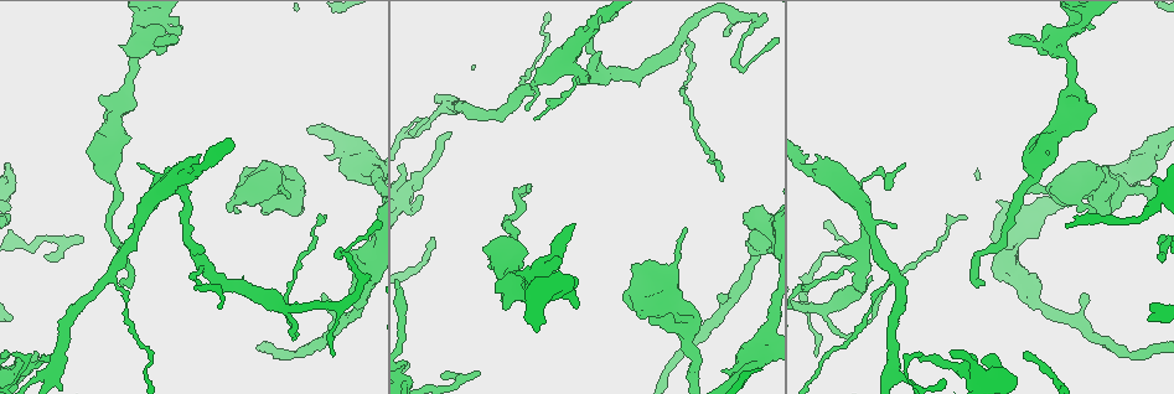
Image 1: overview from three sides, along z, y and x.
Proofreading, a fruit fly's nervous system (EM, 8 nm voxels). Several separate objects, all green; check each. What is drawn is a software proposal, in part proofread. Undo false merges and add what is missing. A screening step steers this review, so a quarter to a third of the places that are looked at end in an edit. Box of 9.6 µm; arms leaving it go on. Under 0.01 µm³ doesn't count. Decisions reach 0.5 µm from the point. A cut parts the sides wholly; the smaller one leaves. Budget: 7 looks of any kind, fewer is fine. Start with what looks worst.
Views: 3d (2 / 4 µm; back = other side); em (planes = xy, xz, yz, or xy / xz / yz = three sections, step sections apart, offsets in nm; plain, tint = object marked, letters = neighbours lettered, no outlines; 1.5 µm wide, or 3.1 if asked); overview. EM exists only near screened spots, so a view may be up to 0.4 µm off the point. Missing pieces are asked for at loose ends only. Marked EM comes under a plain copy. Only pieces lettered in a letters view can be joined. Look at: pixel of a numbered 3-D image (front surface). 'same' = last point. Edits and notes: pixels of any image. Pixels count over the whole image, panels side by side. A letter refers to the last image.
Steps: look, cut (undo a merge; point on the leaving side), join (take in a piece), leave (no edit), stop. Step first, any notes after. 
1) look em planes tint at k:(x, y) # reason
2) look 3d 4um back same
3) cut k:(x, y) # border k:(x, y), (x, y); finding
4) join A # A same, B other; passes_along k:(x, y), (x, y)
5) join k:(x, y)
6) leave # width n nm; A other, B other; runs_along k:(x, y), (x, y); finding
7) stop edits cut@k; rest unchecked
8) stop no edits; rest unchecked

look em planes tint at 1:(1008, 41) # an open end

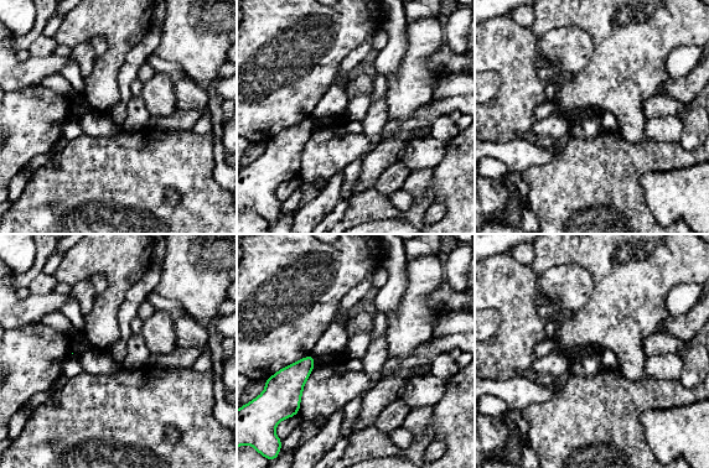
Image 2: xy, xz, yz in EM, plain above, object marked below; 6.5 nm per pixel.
look em planes letters same

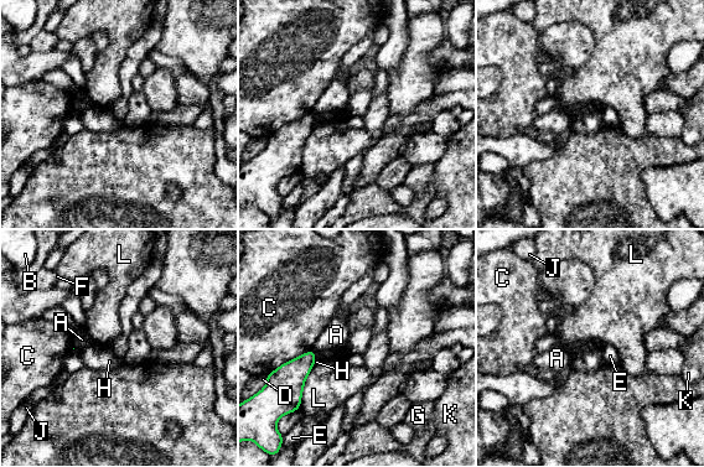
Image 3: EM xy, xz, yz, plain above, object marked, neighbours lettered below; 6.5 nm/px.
leave # A other, B other, C other, D other, E other, F other, G other, H other, J other, K other, L other; border 3:(310, 349), (281, 363), (265, 375); none of them fits

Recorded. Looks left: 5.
look 3d 2um at 1:(924, 358) # an open end

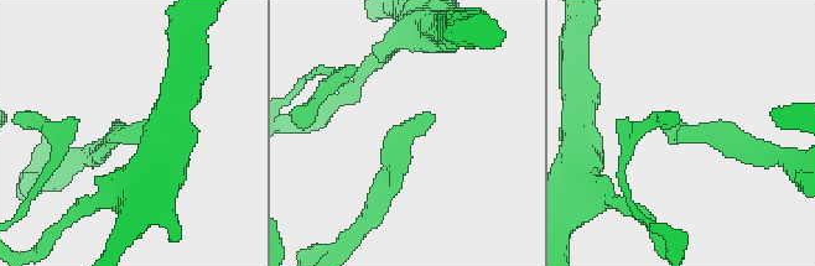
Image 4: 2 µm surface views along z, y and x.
look em xy step 8 letters at 4:(426, 121)

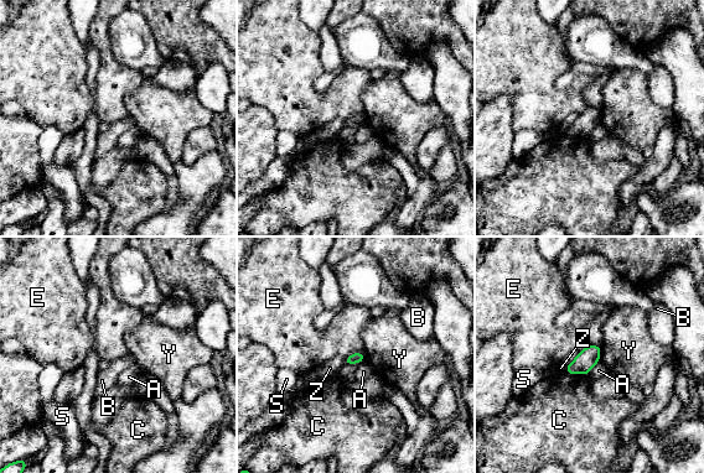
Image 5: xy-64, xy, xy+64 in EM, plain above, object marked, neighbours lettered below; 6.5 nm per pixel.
look em planes letters same # another direction

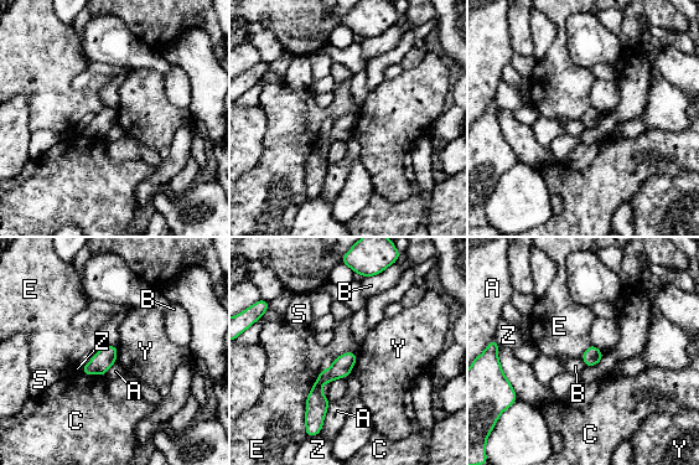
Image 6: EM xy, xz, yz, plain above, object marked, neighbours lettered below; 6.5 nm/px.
leave # A other, B other, C other, E other, S other, Y other, Z other; runs_along 6:(353, 356), (317, 385), (310, 425); no lettered piece goes on from it

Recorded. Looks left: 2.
look em planes letters at 1:(1158, 157) # thin end

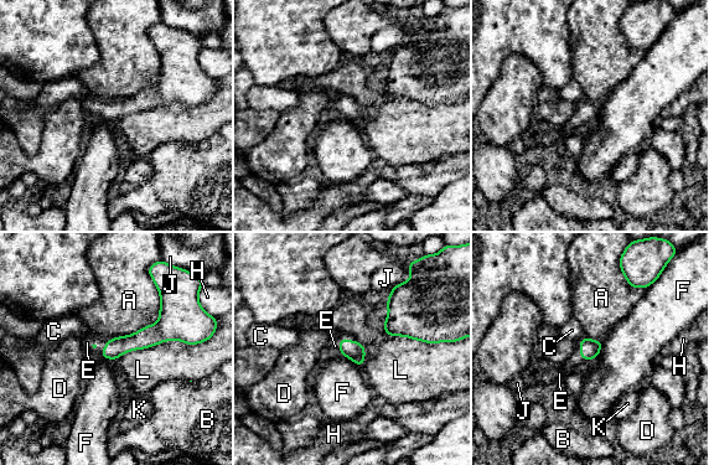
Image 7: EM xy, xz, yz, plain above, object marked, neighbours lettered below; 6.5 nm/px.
join E # longest_contact L 550 nm; A other, B other, C other, D other, E same, F other, H other, J other, K other, L other; passes_along 7:(353, 350), (341, 339), (335, 346); it goes on there

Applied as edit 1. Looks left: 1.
stop edits join@7; rest unchecked

